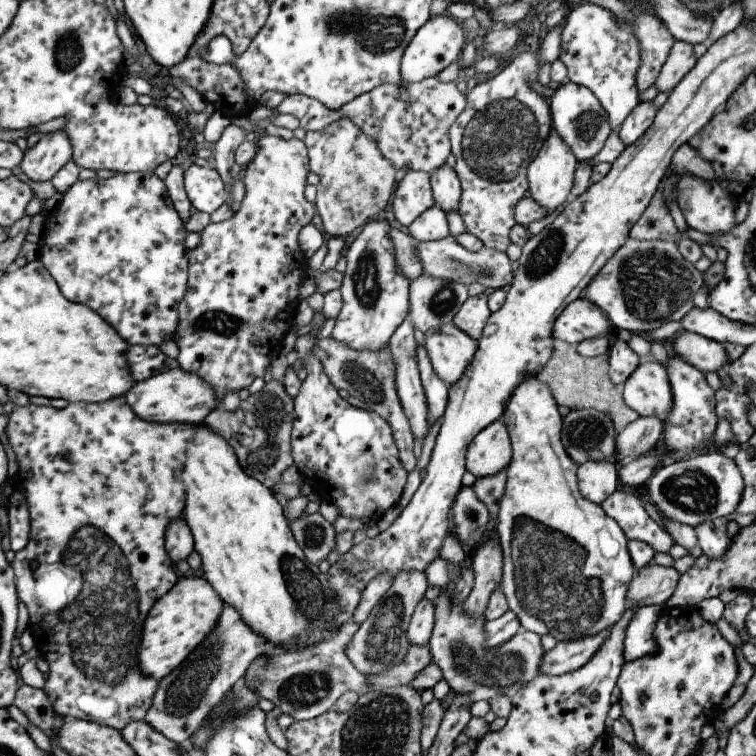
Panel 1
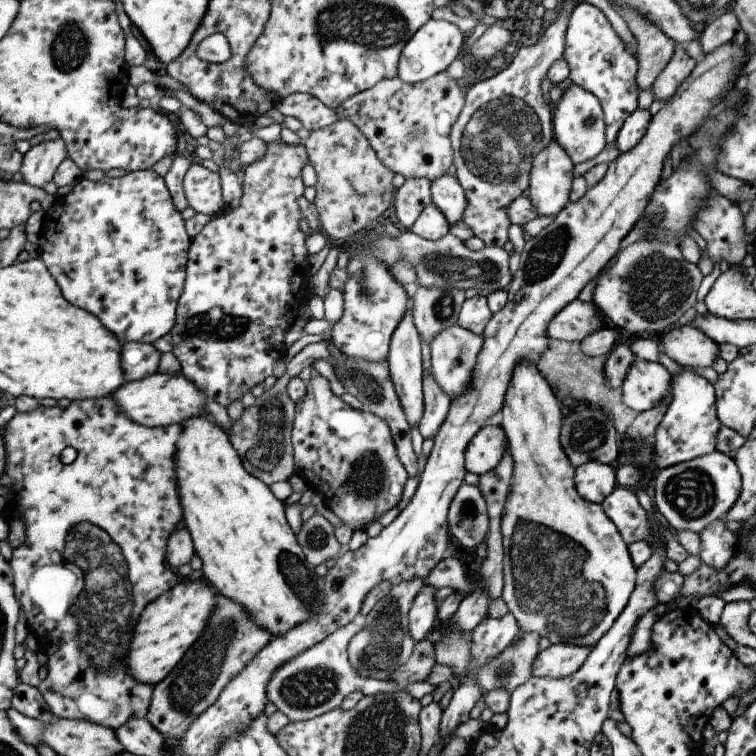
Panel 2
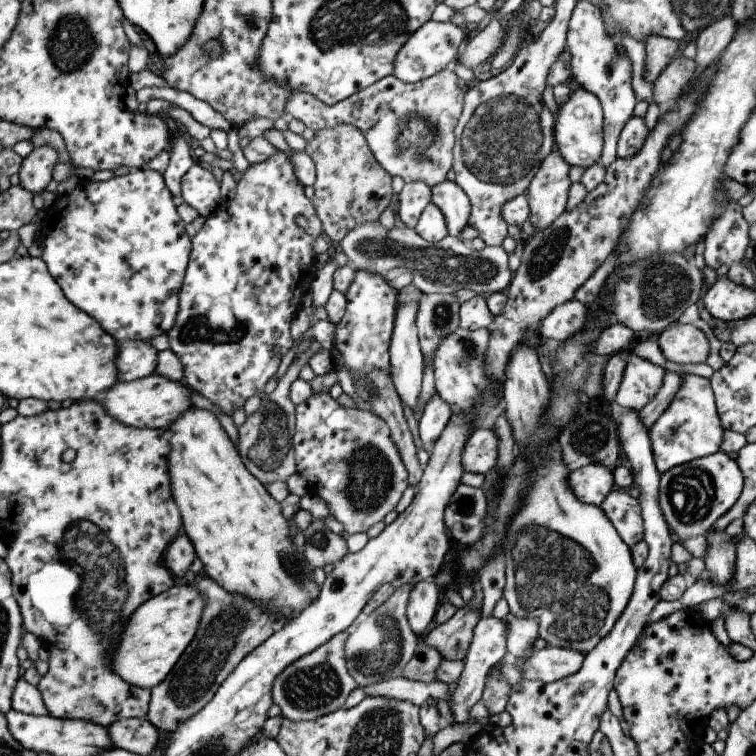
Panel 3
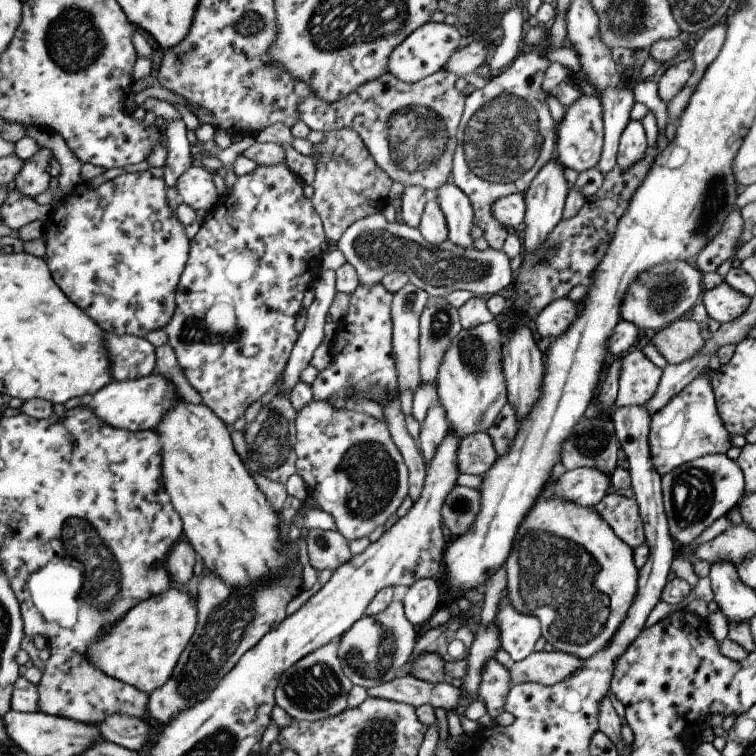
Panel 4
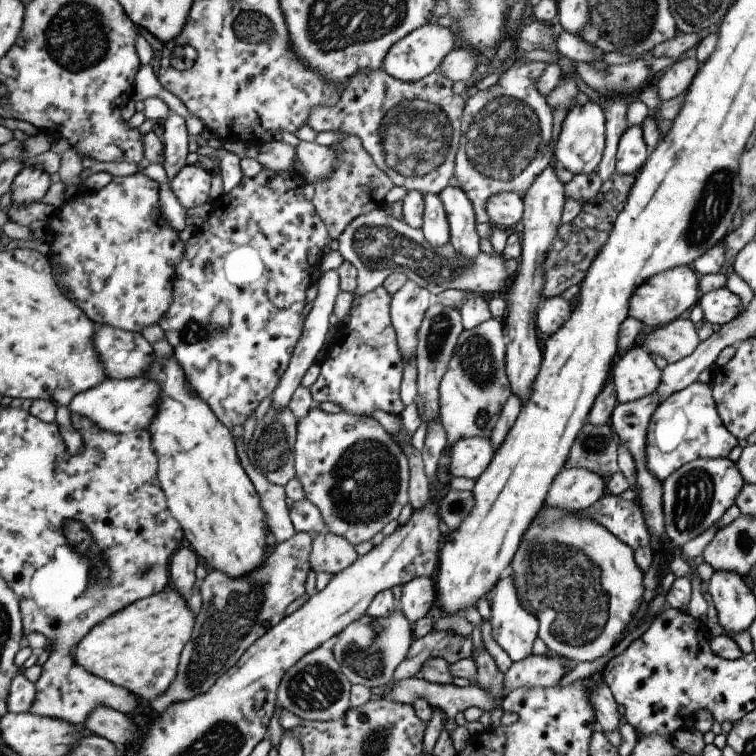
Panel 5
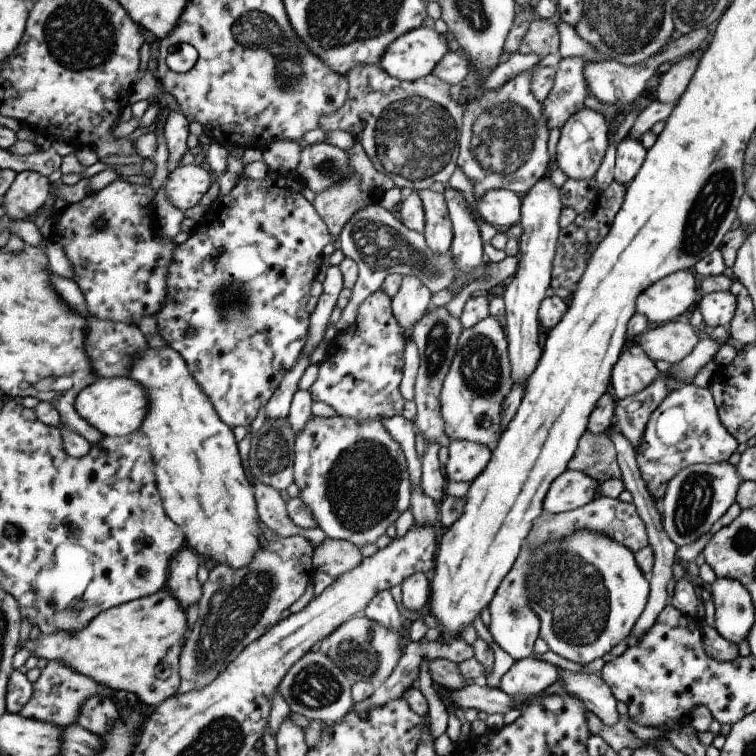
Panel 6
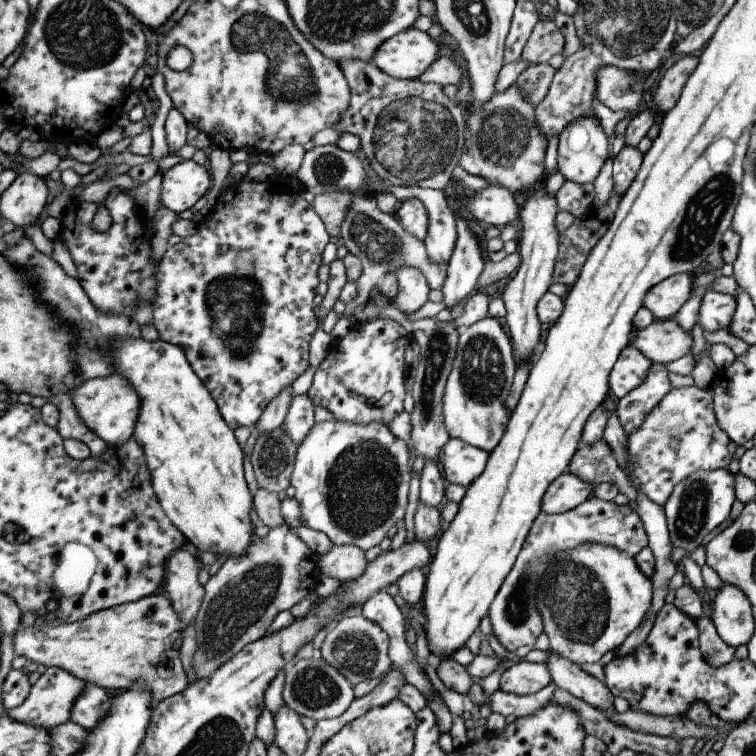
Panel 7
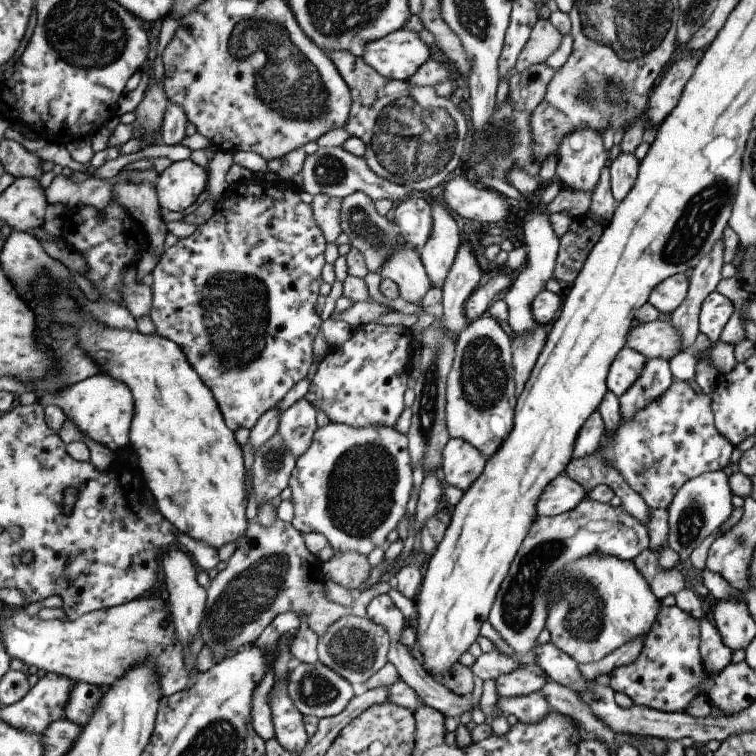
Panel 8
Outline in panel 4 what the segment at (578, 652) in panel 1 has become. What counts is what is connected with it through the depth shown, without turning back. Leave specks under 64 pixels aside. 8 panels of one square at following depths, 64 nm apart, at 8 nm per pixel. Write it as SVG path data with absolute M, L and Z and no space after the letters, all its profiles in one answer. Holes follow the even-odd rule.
M532 651L523 660L510 662L507 674L511 686L527 682L551 686L566 680L577 671L579 666L582 666L581 660L565 652Z

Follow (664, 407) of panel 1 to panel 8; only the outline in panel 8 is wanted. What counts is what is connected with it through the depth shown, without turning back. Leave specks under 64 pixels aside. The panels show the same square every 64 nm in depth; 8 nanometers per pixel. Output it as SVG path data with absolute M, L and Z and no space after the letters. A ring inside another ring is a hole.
M627 346L621 348L609 365L606 390L621 396L637 380L647 359Z

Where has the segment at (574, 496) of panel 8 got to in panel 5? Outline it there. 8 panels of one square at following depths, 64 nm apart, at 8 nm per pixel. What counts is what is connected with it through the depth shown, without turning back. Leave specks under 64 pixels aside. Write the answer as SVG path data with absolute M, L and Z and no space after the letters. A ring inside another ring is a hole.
M563 468L553 477L543 507L582 511L605 494L605 482L596 472Z

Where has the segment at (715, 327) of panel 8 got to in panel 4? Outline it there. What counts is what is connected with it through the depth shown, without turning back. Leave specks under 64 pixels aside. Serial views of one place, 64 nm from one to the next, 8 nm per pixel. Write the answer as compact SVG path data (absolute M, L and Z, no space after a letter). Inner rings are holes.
M722 281L711 290L703 290L699 303L703 305L707 317L719 324L730 322L745 312L750 298L733 290Z

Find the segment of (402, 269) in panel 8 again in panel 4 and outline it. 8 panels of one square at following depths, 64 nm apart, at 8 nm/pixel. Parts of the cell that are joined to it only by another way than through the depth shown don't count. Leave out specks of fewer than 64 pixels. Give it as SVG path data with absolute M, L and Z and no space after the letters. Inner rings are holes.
M406 283L400 290L392 294L390 316L392 324L391 347L393 348L393 362L397 370L398 393L403 390L415 393L419 387L419 354L418 354L418 326L419 316L427 304L428 295L413 284Z

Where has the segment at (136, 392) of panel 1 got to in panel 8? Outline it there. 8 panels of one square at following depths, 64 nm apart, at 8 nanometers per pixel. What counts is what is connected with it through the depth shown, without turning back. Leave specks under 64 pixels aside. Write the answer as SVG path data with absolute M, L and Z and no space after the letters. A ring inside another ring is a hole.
M97 373L82 381L65 386L63 390L59 390L59 392L53 393L52 395L49 393L42 395L36 399L36 402L43 408L48 405L58 406L63 411L64 416L71 419L74 427L84 434L84 437L91 438L92 441L100 445L105 445L111 452L119 456L129 446L128 432L130 422L132 421L131 398L132 394L124 382L118 381L116 378L111 378L109 375Z

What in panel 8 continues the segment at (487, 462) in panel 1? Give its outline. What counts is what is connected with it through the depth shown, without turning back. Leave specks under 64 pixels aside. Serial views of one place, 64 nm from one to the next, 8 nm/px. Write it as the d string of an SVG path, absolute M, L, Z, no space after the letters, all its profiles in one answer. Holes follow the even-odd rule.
M450 438L440 452L440 478L445 485L467 490L482 473L486 459L474 446Z

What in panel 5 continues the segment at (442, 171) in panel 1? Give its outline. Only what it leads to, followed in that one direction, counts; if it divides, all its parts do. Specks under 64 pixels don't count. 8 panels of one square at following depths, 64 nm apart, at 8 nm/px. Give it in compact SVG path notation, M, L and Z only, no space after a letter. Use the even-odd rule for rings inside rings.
M447 185L437 194L441 201L446 221L450 245L464 257L471 258L479 251L479 237L475 233L477 219L474 217L471 201L456 185Z

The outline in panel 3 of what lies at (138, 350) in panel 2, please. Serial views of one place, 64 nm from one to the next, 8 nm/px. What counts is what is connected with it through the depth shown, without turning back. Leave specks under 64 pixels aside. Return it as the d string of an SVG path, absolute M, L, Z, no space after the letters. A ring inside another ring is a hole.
M123 340L115 344L115 368L117 380L130 382L147 377L156 368L157 351L148 342Z

